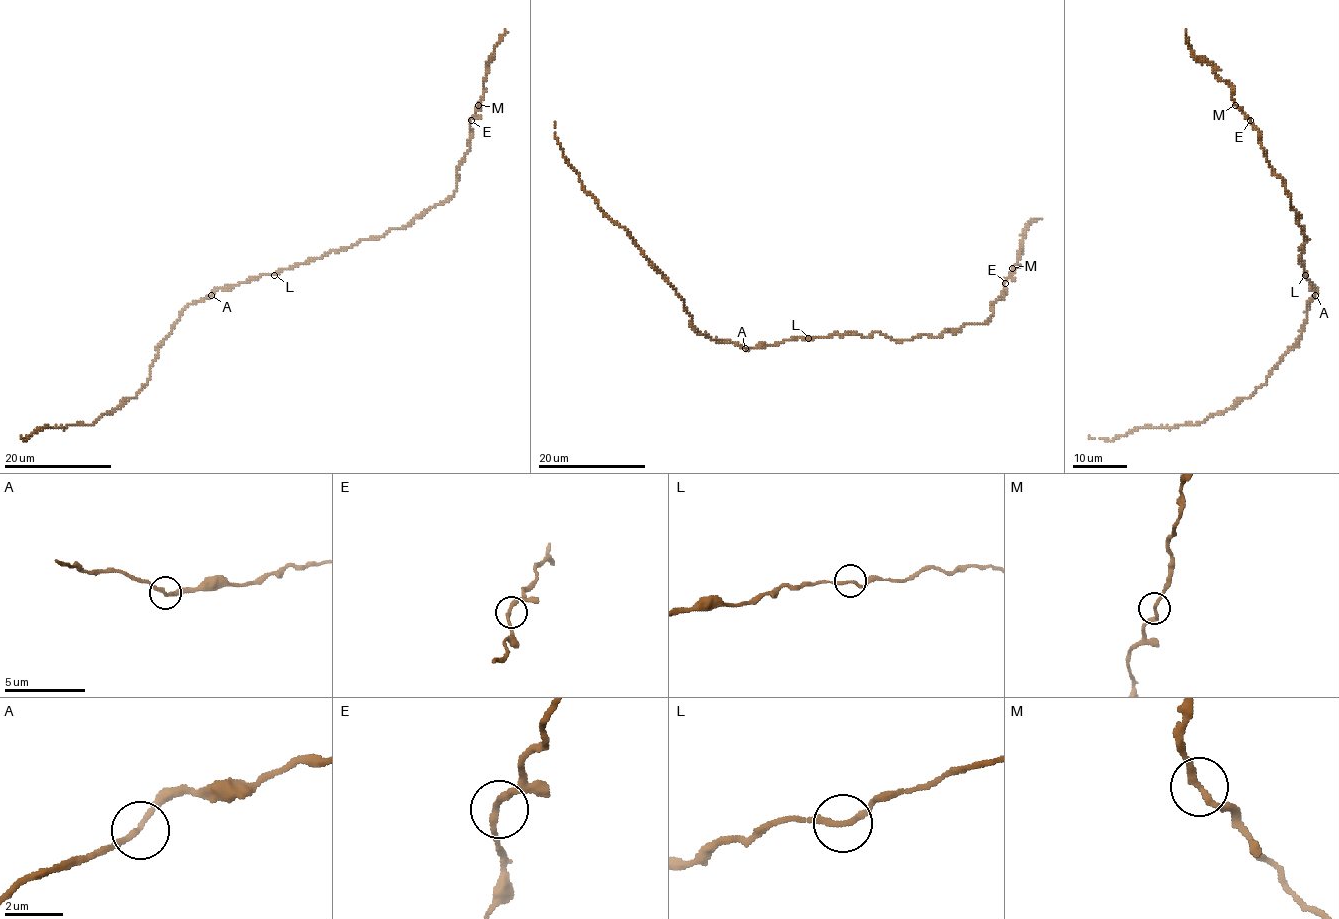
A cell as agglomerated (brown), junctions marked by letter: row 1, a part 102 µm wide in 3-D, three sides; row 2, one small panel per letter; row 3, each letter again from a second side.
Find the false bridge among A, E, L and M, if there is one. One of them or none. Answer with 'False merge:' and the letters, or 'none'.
False merge: none

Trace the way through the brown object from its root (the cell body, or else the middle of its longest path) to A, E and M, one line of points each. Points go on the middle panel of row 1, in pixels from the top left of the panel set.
A: (808, 338), (785, 339), (771, 346), (745, 348)
E: (808, 338), (875, 331), (894, 340), (939, 338), (983, 324), (1005, 283)
M: (808, 338), (878, 331), (910, 340), (983, 324), (1013, 268)

